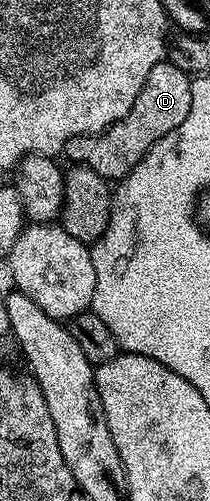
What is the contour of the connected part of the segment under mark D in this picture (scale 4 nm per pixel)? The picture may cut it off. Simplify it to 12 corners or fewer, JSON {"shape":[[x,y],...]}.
{"shape":[[157,63],[140,97],[64,155],[123,179],[192,105],[191,76]]}

